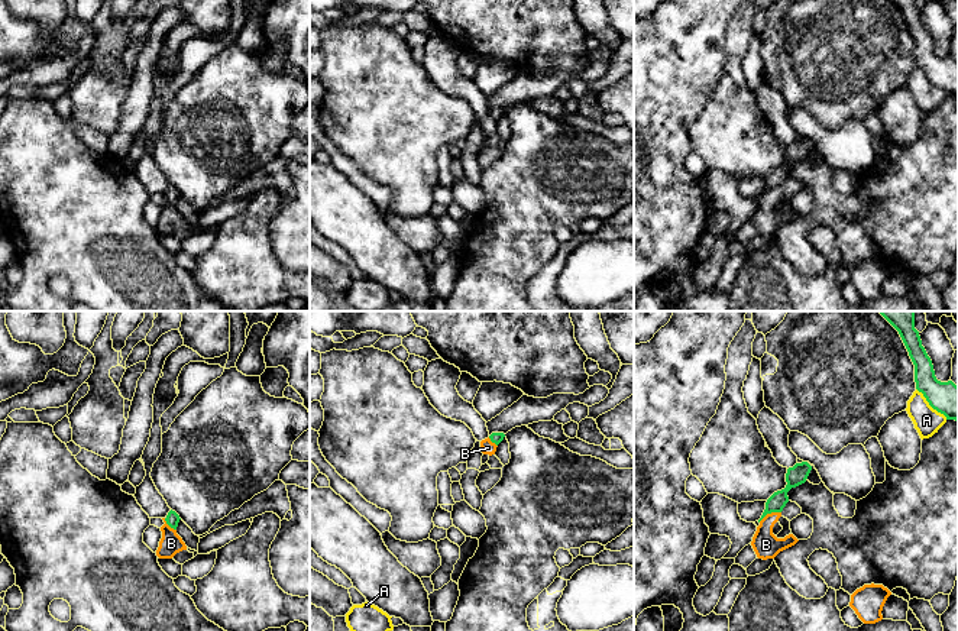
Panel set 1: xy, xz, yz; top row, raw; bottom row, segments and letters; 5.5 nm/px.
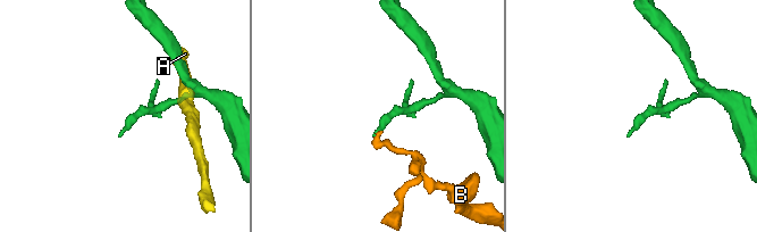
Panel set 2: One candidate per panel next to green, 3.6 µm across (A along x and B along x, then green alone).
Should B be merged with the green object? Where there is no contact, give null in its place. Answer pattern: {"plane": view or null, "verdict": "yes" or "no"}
{"plane": "yz", "verdict": "no"}

